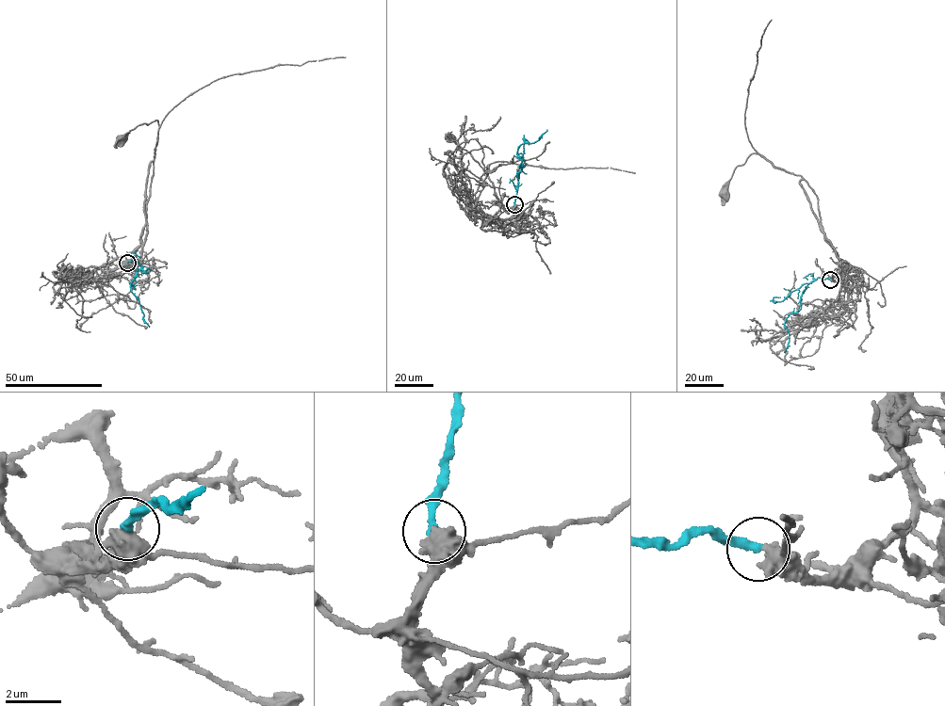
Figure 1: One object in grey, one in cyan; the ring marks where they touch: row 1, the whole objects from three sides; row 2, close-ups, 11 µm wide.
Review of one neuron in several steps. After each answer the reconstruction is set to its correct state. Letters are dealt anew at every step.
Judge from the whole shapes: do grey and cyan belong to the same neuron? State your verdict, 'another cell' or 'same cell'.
same cell

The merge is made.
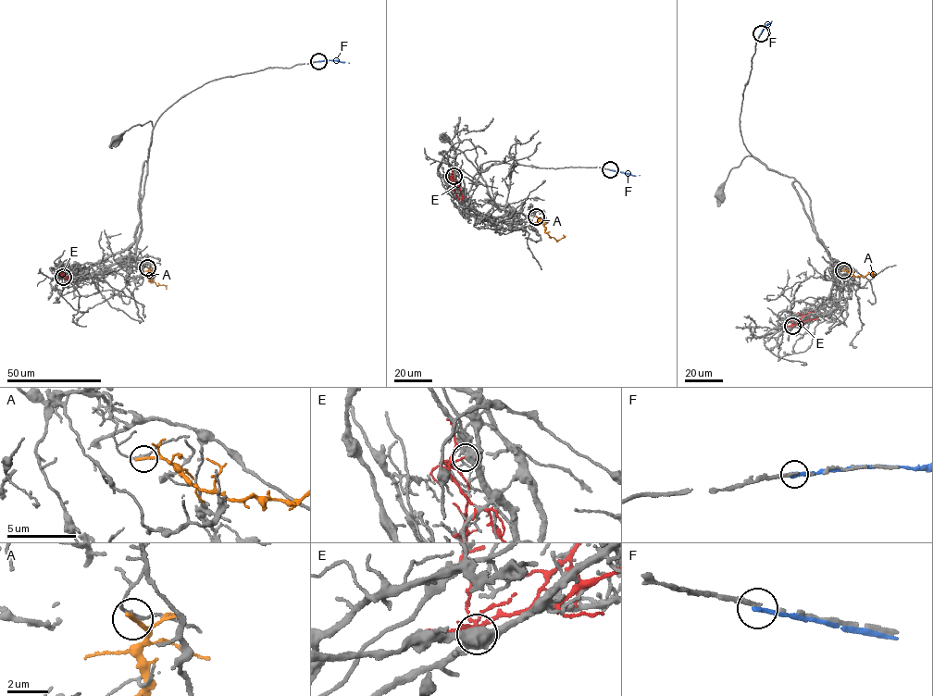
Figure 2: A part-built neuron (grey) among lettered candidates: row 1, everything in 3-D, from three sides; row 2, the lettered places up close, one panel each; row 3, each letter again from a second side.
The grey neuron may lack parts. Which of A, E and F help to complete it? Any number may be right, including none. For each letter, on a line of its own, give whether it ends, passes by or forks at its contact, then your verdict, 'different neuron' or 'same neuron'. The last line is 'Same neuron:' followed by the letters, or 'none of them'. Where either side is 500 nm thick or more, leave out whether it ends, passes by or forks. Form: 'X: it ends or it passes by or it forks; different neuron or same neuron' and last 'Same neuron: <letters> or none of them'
A: it ends; different neuron
E: it ends; different neuron
F: it ends; different neuron
Same neuron: none of them

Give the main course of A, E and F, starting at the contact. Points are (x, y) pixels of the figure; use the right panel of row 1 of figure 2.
A: (843, 270), (855, 277), (875, 275), (872, 272), (872, 276)
E: (792, 326), (814, 320)
F: (761, 33), (771, 21)

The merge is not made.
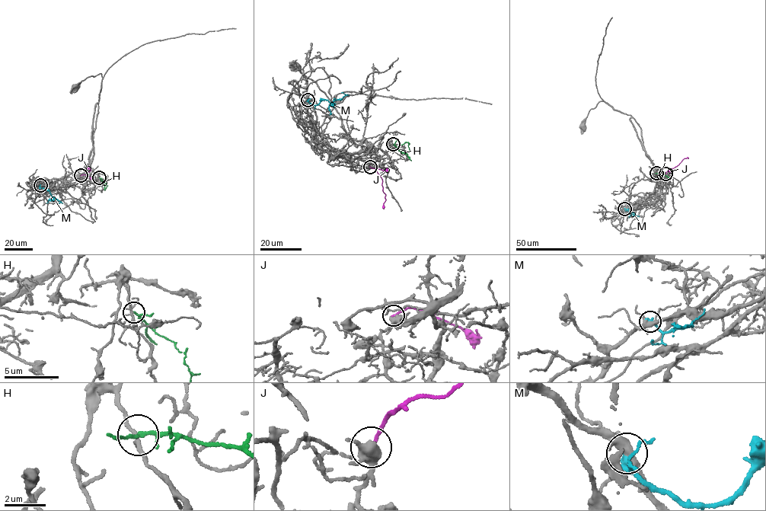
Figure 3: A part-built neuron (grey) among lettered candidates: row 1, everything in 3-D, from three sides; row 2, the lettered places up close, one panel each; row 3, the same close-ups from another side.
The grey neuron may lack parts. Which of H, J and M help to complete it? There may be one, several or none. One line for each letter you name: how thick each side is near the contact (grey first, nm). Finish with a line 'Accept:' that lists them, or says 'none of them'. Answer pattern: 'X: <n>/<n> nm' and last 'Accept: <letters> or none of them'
Accept: none of them

